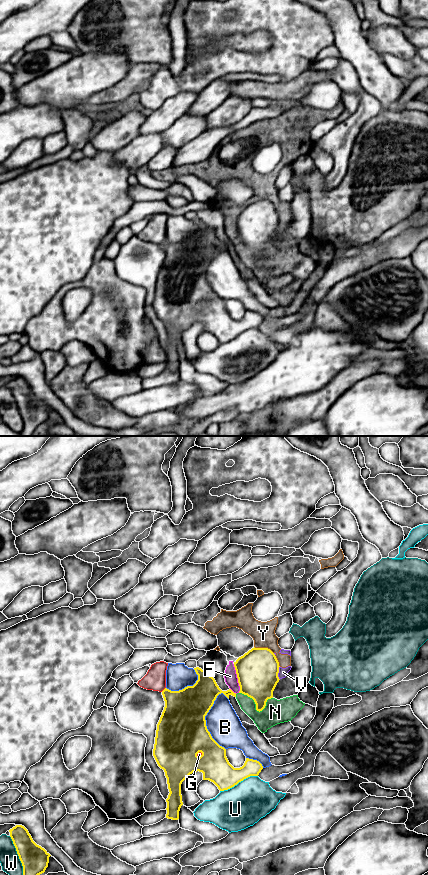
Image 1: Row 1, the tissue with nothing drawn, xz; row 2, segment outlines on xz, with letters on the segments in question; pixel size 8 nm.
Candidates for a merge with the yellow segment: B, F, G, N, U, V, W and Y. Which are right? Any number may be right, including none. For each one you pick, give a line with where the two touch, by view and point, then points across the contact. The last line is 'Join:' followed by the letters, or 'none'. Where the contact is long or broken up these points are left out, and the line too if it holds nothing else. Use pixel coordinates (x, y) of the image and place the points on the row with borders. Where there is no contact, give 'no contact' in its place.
Join: none

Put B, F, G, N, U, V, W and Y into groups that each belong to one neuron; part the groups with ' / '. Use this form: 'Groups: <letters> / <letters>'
Groups: B / F N V Y / G / U / W

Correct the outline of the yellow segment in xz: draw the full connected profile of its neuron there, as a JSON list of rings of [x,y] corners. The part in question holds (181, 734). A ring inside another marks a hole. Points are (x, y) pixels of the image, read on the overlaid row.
[[[196,667],[194,668],[194,670],[198,675],[198,680],[193,686],[187,686],[179,691],[171,691],[167,688],[162,691],[162,695],[165,701],[165,707],[157,724],[155,744],[153,749],[153,756],[158,766],[164,770],[165,776],[167,778],[167,784],[170,793],[168,795],[168,798],[166,799],[166,818],[172,820],[179,819],[179,811],[181,806],[183,805],[181,784],[193,772],[202,772],[203,780],[209,780],[213,782],[220,791],[224,791],[234,787],[239,782],[250,776],[258,776],[263,769],[263,766],[259,761],[249,758],[246,758],[244,765],[240,768],[234,768],[229,763],[226,757],[226,749],[220,746],[212,738],[210,732],[208,731],[205,716],[213,706],[214,701],[219,694],[223,693],[229,699],[230,695],[236,697],[236,693],[234,693],[231,689],[222,691],[217,685],[215,679],[212,676],[208,675],[201,668]]]

